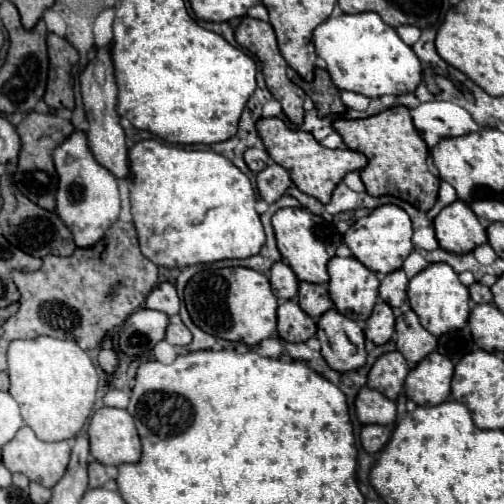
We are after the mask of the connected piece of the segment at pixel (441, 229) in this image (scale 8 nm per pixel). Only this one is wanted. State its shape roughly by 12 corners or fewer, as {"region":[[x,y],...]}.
{"region":[[464,201],[442,207],[432,225],[440,247],[470,253],[488,241]]}

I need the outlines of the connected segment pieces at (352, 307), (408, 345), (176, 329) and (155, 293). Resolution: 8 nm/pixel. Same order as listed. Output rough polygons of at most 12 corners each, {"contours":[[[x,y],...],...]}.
{"contours":[[[354,257],[328,261],[334,307],[364,323],[378,277]],[[414,311],[396,317],[396,347],[410,365],[436,349]],[[170,323],[164,337],[170,345],[188,345],[192,333],[184,323]],[[172,283],[156,285],[146,309],[168,317],[178,313],[180,299]]]}

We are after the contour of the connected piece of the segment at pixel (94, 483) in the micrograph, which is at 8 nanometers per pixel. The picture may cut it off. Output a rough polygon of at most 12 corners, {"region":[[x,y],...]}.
{"region":[[90,461],[90,487],[102,487],[108,481],[104,465]]}

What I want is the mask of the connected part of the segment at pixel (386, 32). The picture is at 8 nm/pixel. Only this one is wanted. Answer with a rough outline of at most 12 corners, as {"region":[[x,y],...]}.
{"region":[[378,13],[314,29],[340,91],[402,95],[422,79],[416,53]]}

